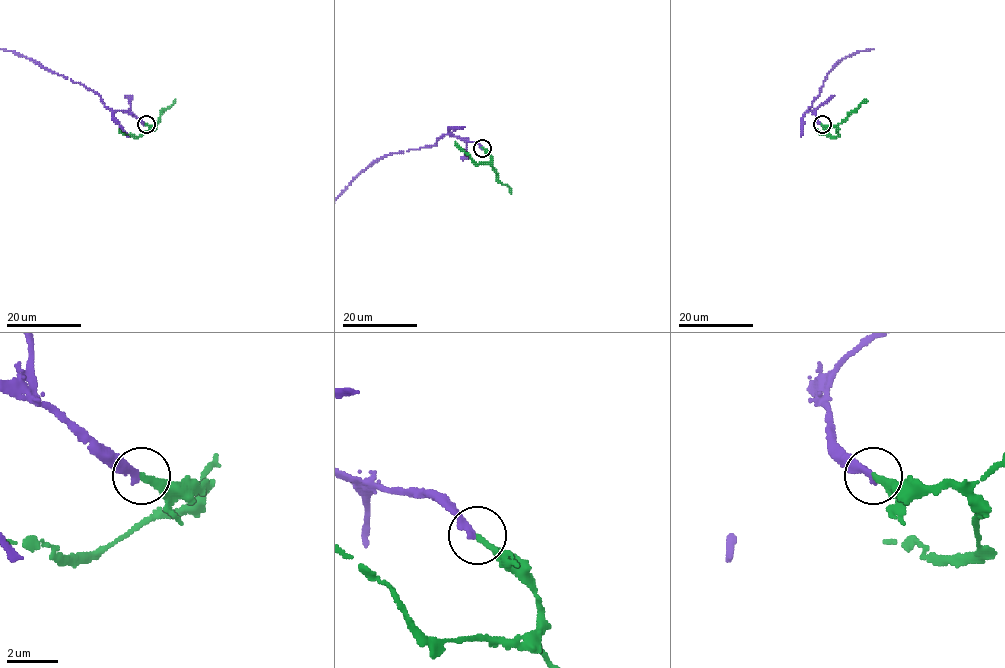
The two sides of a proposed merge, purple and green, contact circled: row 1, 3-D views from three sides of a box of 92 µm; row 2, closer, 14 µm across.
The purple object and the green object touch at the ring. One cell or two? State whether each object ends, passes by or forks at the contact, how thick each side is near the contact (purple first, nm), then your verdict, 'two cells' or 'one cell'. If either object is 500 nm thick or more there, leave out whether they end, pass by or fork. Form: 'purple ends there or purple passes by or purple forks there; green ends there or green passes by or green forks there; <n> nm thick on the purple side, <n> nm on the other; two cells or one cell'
purple ends there; green ends there; 320 nm thick on the purple side, 260 nm on the other; one cell

